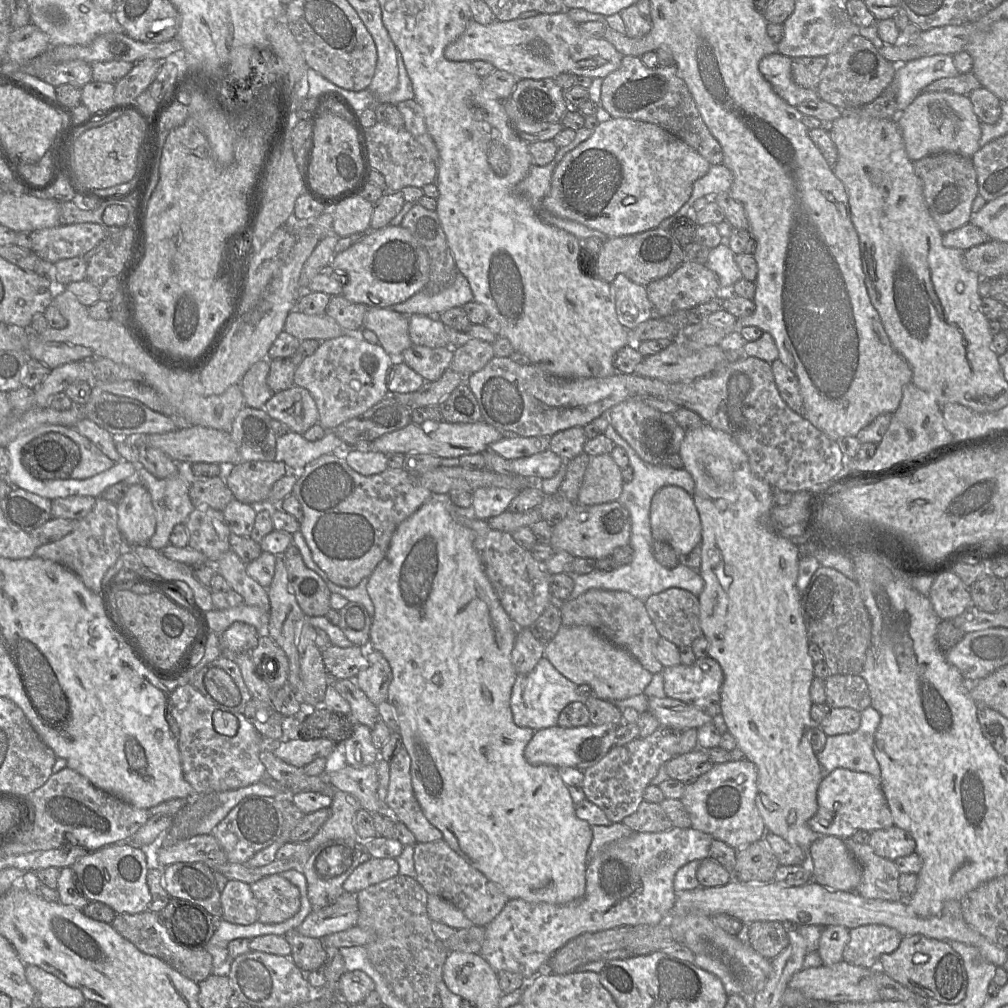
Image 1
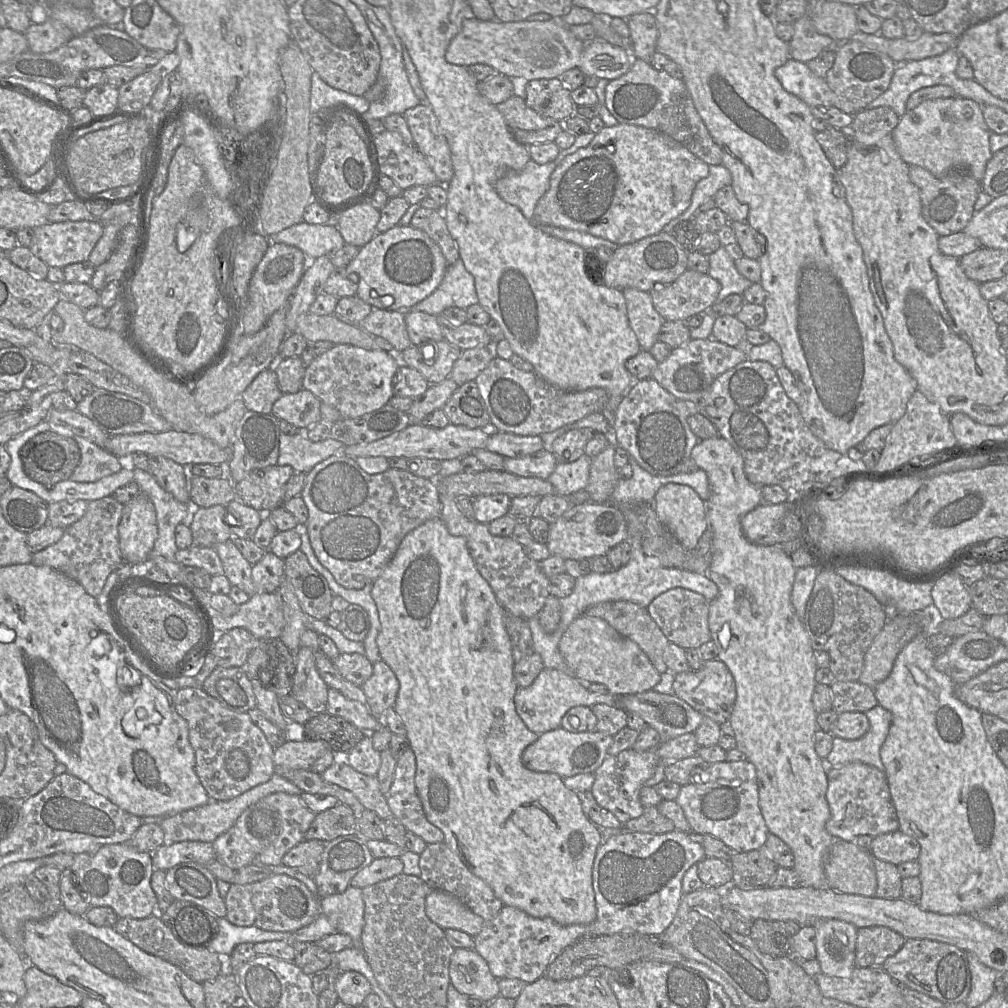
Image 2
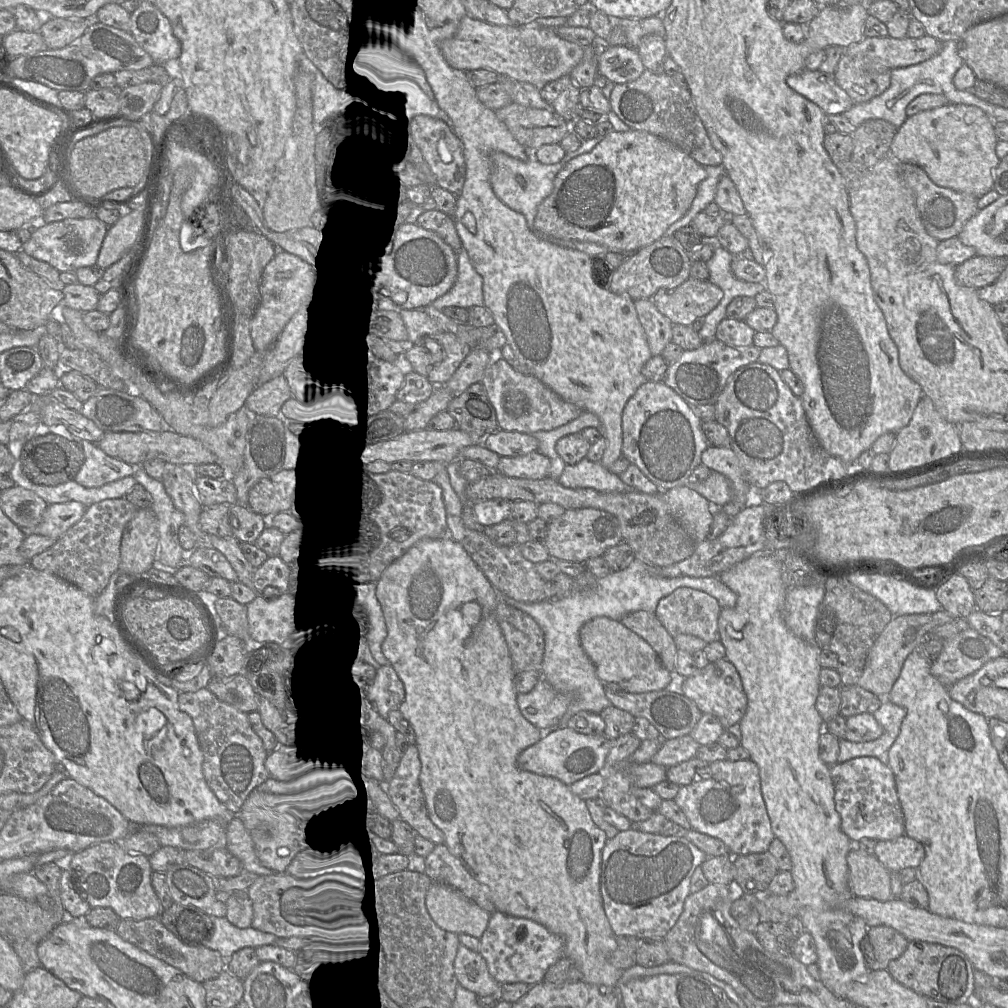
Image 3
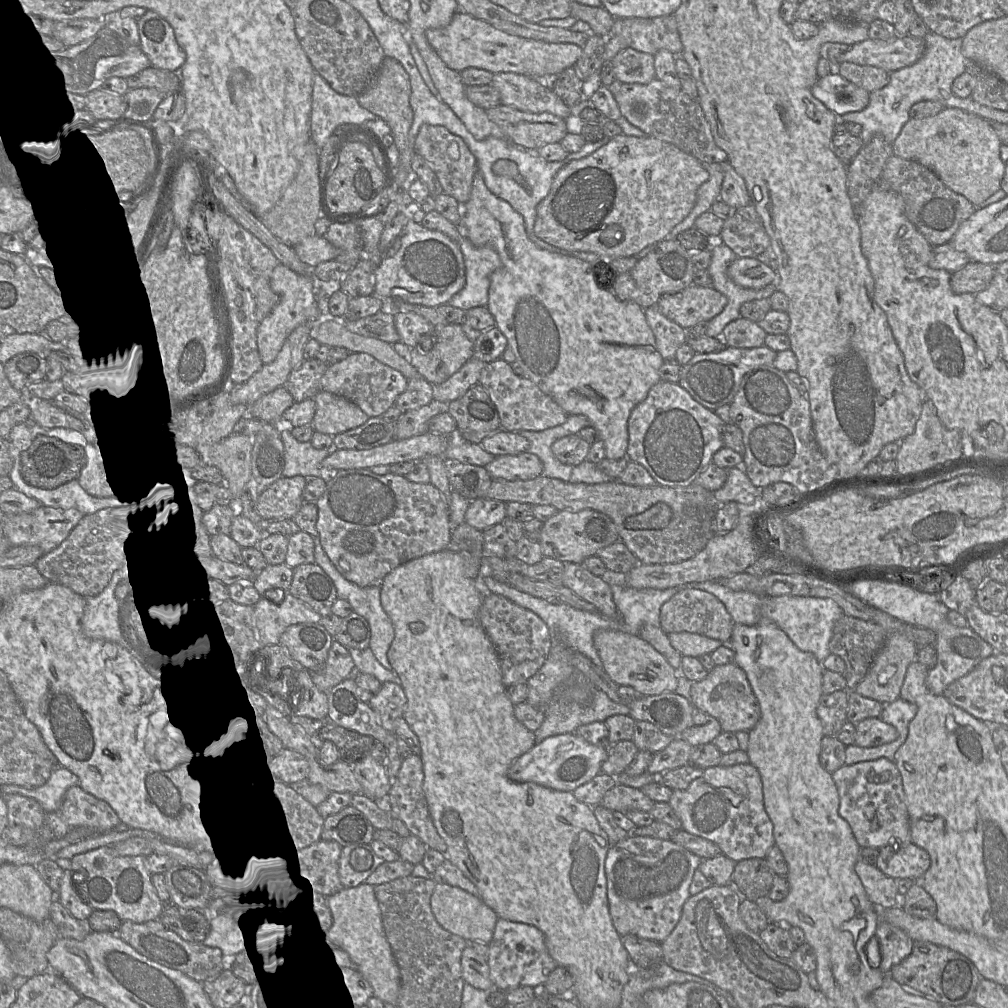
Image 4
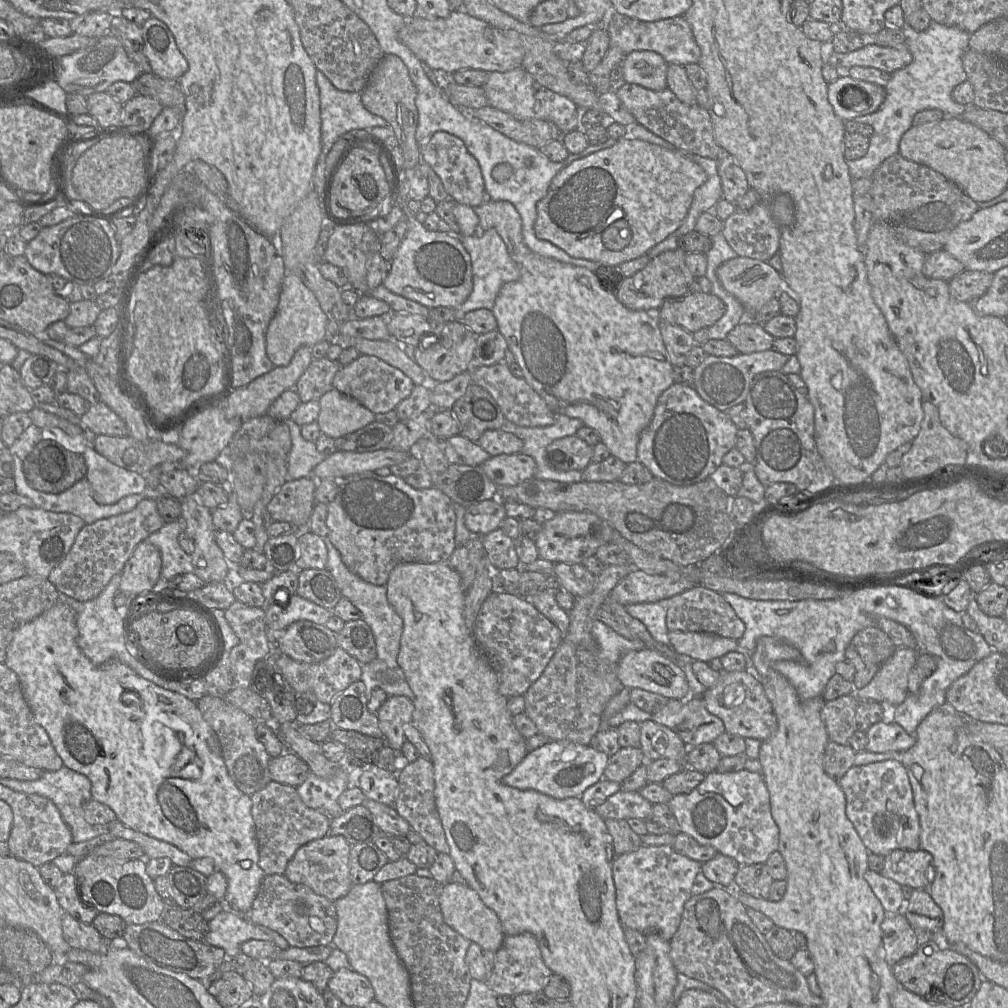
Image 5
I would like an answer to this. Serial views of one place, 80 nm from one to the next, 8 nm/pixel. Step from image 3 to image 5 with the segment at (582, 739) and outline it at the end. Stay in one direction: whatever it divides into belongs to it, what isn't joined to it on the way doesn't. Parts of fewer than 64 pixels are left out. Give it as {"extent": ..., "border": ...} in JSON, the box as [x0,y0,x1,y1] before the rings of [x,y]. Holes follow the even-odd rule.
{"extent":[502,741,609,799],"border":[[[549,741],[529,752],[506,776],[502,783],[519,790],[535,790],[555,799],[580,798],[590,786],[603,778],[609,756],[590,745],[568,741]]]}

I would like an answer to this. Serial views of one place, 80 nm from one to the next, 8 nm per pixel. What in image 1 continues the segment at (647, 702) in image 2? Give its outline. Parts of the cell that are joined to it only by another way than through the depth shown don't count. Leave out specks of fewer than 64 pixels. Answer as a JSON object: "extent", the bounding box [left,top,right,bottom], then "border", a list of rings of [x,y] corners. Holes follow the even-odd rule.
{"extent":[648,697,714,731],"border":[[[649,697],[648,710],[659,721],[660,725],[670,726],[681,731],[703,726],[714,720],[699,708],[681,700],[664,697]]]}

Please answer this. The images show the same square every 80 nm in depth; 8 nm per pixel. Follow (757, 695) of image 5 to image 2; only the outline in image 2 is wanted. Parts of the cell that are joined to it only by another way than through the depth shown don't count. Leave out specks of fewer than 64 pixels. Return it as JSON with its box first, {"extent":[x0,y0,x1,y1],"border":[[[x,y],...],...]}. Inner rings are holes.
{"extent":[673,659,736,724],"border":[[[719,659],[704,661],[697,670],[676,674],[673,682],[674,695],[681,698],[703,716],[718,724],[729,722],[736,701],[735,680],[727,665]]]}

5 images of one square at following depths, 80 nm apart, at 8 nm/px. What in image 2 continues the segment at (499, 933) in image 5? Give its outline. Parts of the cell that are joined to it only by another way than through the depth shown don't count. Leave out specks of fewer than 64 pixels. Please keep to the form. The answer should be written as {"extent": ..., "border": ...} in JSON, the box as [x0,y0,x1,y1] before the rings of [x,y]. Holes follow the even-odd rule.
{"extent":[425,889,485,937],"border":[[[431,889],[425,899],[428,918],[442,929],[461,930],[472,937],[477,936],[485,920],[465,906],[455,896]]]}

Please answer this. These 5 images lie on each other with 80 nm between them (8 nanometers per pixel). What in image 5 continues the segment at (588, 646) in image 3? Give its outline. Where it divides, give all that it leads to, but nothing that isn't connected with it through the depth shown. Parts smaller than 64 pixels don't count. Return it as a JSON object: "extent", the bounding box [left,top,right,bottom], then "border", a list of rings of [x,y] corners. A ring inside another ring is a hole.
{"extent":[617,648,690,701],"border":[[[648,648],[628,651],[617,662],[623,687],[639,688],[686,701],[690,693],[683,671],[671,660]]]}

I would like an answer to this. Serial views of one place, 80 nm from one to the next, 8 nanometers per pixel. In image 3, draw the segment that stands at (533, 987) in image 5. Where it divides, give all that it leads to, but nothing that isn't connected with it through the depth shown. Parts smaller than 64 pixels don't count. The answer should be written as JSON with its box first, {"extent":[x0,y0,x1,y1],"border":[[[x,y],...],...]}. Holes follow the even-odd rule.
{"extent":[479,911,564,986],"border":[[[499,911],[491,914],[488,926],[479,940],[479,954],[499,984],[522,982],[532,986],[543,982],[547,970],[564,955],[562,937],[534,920]]]}

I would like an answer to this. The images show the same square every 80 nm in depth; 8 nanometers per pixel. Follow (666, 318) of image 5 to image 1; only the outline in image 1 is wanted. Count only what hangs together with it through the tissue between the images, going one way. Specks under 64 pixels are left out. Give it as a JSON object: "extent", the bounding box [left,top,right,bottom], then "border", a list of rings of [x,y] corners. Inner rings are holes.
{"extent":[646,260,721,317],"border":[[[685,260],[668,276],[650,282],[646,287],[654,312],[660,317],[671,315],[679,310],[691,310],[711,301],[721,293],[719,277],[704,264]]]}

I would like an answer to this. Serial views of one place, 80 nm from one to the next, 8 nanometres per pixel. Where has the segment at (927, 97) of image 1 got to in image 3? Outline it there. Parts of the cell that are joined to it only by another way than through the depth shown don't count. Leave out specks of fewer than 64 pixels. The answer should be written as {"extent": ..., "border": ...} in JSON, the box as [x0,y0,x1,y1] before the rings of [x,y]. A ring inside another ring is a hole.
{"extent":[890,103,1000,199],"border":[[[947,103],[907,116],[892,140],[890,155],[899,163],[918,165],[938,186],[968,193],[978,199],[993,190],[993,172],[1000,161],[995,152],[997,141],[994,120],[983,110],[973,105]]]}

